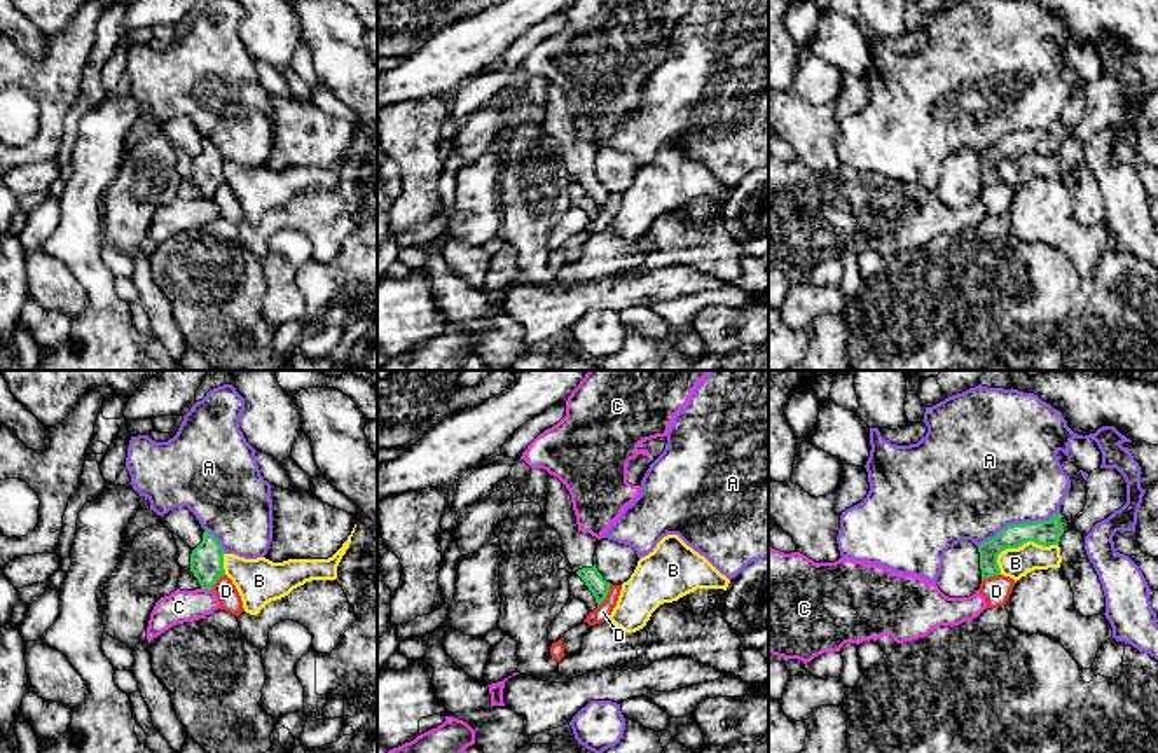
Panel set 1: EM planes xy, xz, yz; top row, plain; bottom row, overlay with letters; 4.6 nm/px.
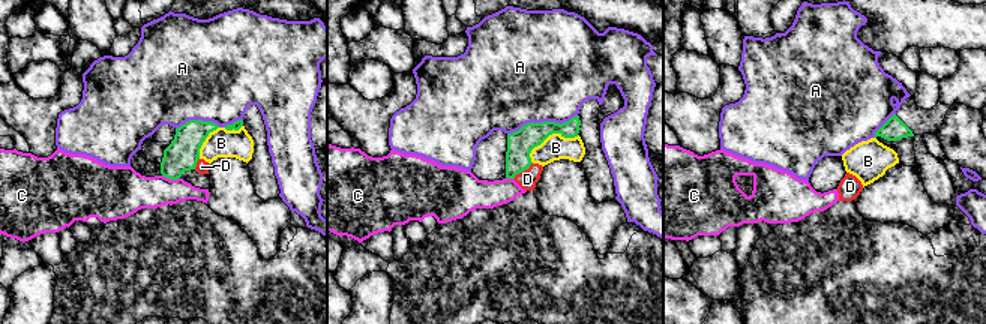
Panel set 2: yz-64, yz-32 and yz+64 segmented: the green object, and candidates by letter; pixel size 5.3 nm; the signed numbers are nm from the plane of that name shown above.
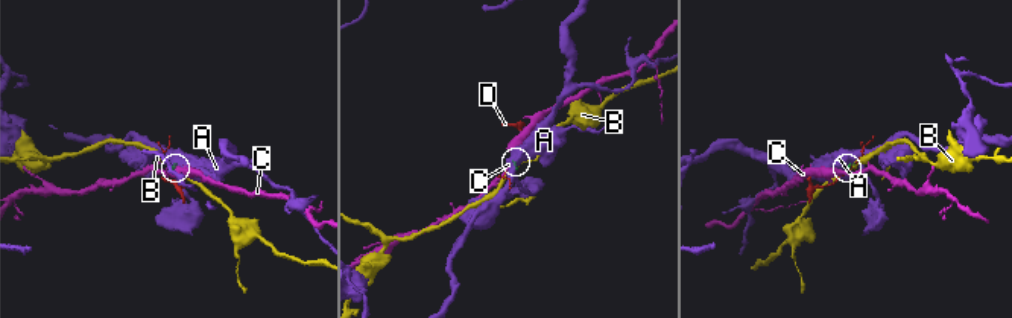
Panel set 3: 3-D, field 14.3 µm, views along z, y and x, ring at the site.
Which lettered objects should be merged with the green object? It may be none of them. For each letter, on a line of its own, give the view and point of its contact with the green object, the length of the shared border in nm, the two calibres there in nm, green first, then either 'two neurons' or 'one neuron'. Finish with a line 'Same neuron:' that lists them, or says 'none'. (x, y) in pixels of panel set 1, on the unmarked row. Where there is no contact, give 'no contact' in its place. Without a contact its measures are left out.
A: meets green in yz at (1019, 133); contact 400 nm long; 120 nm thick on the green side, 480 nm on the other; two neurons
B: meets green in yz at (1019, 154); contact 300 nm long; 120 nm thick on the green side, 140 nm on the other; two neurons
C: meets green in xy at (206, 198); contact 50 nm long; 160 nm thick on the green side, 150 nm on the other; two neurons
D: meets green in xz at (606, 203); contact 130 nm long; 90 nm thick on the green side, 70 nm on the other; two neurons
Same neuron: none

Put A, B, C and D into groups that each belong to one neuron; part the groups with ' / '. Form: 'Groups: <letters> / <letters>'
Groups: A / B / C / D

